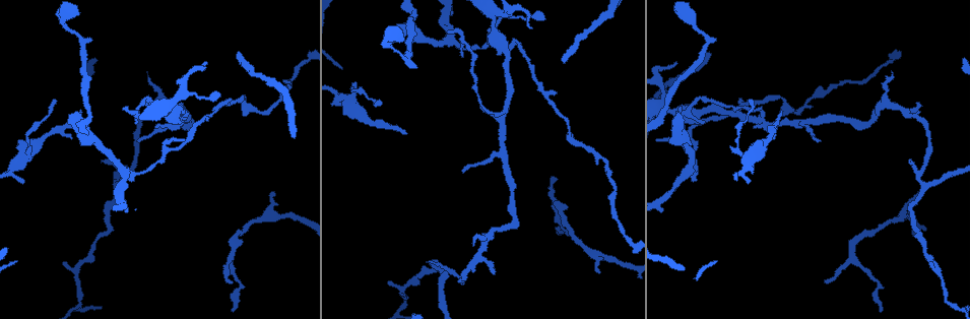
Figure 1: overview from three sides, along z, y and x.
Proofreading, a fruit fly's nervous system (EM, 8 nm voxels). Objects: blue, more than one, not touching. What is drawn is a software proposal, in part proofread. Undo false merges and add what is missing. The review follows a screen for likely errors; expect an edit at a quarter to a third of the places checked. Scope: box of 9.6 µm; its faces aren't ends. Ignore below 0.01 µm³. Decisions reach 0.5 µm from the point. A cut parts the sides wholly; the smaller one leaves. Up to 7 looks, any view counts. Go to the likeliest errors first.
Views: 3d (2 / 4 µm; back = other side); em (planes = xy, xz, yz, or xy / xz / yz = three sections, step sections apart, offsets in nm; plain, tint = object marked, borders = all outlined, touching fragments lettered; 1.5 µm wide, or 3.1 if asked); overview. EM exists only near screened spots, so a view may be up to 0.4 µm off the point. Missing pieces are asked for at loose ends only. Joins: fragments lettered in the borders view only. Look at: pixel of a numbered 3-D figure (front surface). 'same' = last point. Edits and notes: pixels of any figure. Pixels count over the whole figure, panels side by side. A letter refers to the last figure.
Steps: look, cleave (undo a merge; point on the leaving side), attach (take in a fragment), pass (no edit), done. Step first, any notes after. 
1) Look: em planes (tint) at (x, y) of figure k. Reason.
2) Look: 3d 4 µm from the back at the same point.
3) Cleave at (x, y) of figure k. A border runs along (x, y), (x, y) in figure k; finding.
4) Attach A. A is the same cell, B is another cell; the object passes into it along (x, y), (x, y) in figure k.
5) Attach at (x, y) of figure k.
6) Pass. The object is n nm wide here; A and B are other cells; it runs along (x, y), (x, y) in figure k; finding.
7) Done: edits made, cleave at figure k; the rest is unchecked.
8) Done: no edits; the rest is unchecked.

Look: em xy step 8 (tint) at (65, 19) of figure 1. Calibre changes.

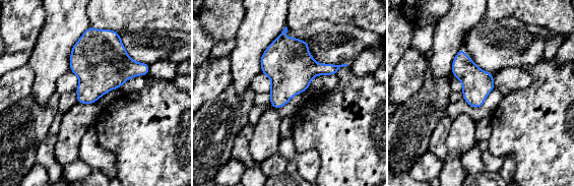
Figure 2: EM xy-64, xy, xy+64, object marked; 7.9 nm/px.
Look: em yz step 4 (tint) at the same point. Cut it another way.

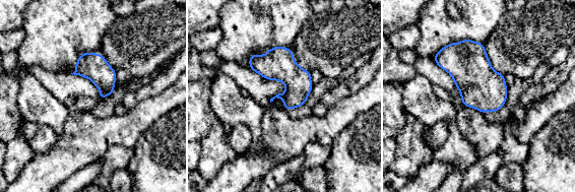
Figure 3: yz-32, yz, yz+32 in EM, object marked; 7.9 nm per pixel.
Look: em yz step 4 (borders) at the same point. What lies round it.

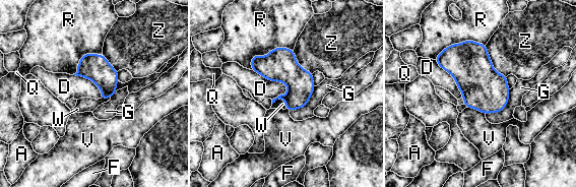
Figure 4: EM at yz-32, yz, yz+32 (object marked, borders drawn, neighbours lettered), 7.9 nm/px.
Pass. A, D, F, G, Q, R, V, W and Z are other cells; a border runs along (510, 89), (508, 104), (486, 115) in figure 4; all the same neuron.

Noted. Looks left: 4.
Look: em planes (borders) at (550, 178) of figure 1. Thin end.

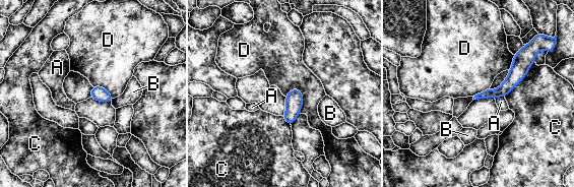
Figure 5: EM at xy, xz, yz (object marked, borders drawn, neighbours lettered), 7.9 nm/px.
Pass. A, B, C and D are other cells; a border runs along (293, 87), (303, 97), (300, 113) in figure 5; none of them fits.

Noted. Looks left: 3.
Look: 3d 4 µm at (914, 195) of figure 1. An open end.

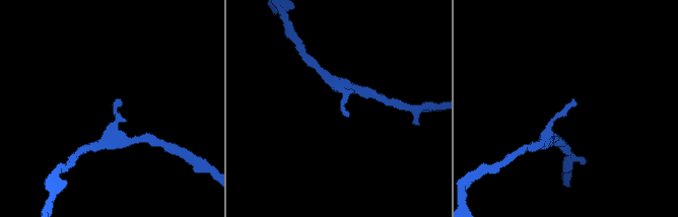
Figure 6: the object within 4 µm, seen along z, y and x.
Look: em xy step 8 (tint) at (348, 112) of figure 6.

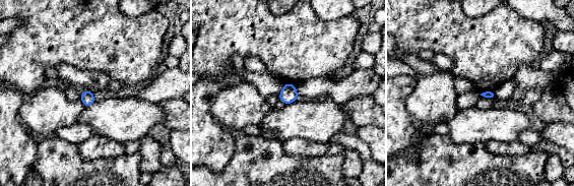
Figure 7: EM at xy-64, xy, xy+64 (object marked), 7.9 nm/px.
Look: em planes (borders) at the same point.

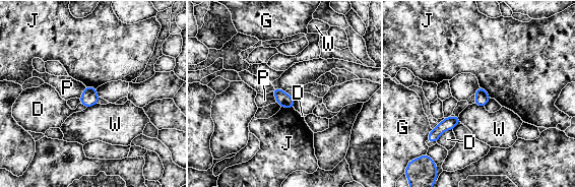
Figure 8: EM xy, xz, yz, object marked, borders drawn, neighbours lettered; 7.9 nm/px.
Pass. D, G, J, P and W are other cells; a border runs along (472, 104), (484, 107) in figure 8; none of them fits.

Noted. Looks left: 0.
Done: no edits; the rest is unchecked.

